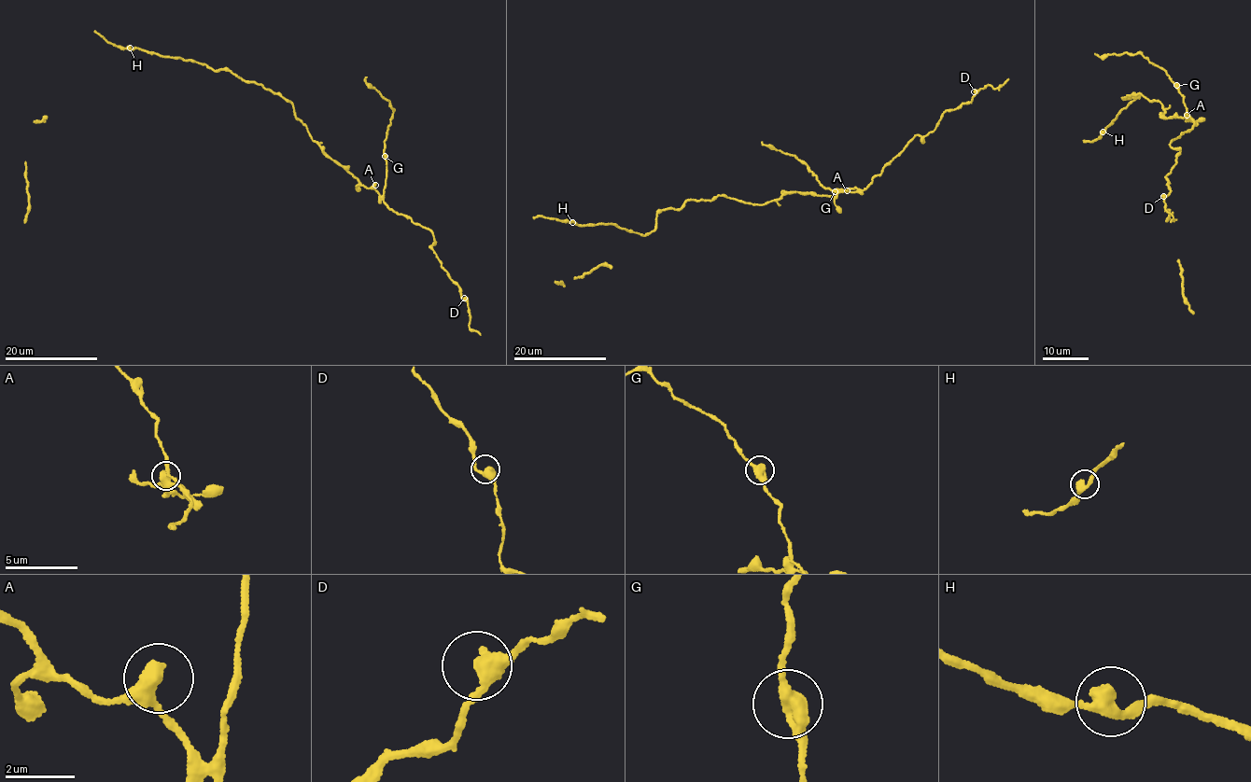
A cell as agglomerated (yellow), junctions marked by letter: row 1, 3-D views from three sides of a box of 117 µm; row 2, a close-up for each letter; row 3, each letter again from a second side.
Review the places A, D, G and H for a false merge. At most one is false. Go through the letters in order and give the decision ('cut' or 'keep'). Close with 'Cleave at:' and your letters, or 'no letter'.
A: keep
D: keep
G: keep
H: keep
Cleave at: no letter

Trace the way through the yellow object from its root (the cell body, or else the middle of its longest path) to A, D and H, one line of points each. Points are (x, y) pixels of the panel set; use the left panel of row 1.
A: (267, 89), (290, 101), (311, 138), (332, 160), (346, 167), (360, 185), (369, 188), (375, 185)
D: (267, 89), (290, 101), (332, 160), (394, 212), (431, 231), (433, 253), (464, 298)
H: (267, 89), (223, 68), (217, 71), (187, 59), (130, 48)

